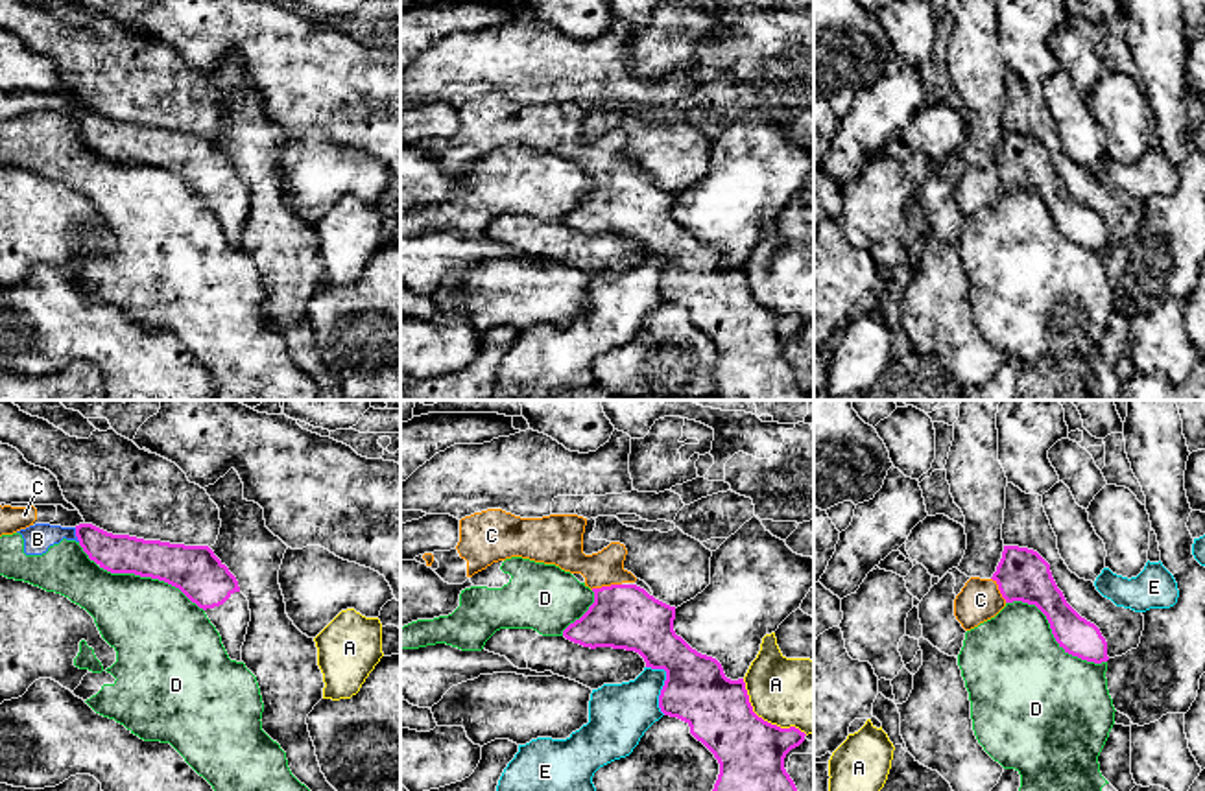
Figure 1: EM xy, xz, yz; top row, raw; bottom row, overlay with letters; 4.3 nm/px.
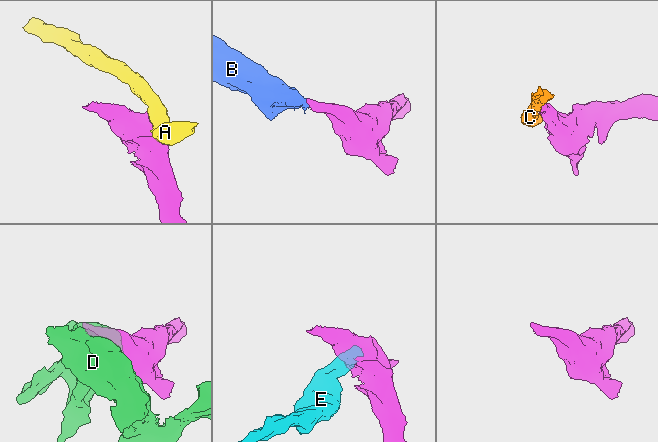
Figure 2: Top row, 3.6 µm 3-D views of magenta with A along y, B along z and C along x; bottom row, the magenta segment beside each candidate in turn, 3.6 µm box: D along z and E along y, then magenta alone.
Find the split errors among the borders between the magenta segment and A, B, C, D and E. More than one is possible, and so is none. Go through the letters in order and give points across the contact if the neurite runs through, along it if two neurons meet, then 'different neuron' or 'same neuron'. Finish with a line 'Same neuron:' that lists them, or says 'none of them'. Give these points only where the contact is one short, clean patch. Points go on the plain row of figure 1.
A: different neuron
B: border along xy (74, 115), (74, 122), (80, 128); different neuron
C: runs through xz (624, 203), (606, 174), (563, 135); same neuron
D: different neuron
E: different neuron
Same neuron: C

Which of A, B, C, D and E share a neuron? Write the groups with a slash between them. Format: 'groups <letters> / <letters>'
groups A / B D / C / E

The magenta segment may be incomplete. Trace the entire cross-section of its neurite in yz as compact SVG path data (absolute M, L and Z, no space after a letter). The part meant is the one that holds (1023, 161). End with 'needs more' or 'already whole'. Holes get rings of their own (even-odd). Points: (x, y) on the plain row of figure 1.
M1004 133L993 164L971 164L956 183L954 203L965 218L971 218L1013 188L1035 192L1065 240L1094 251L1109 247L1100 216L1067 190L1050 151L1028 135Z; needs more

